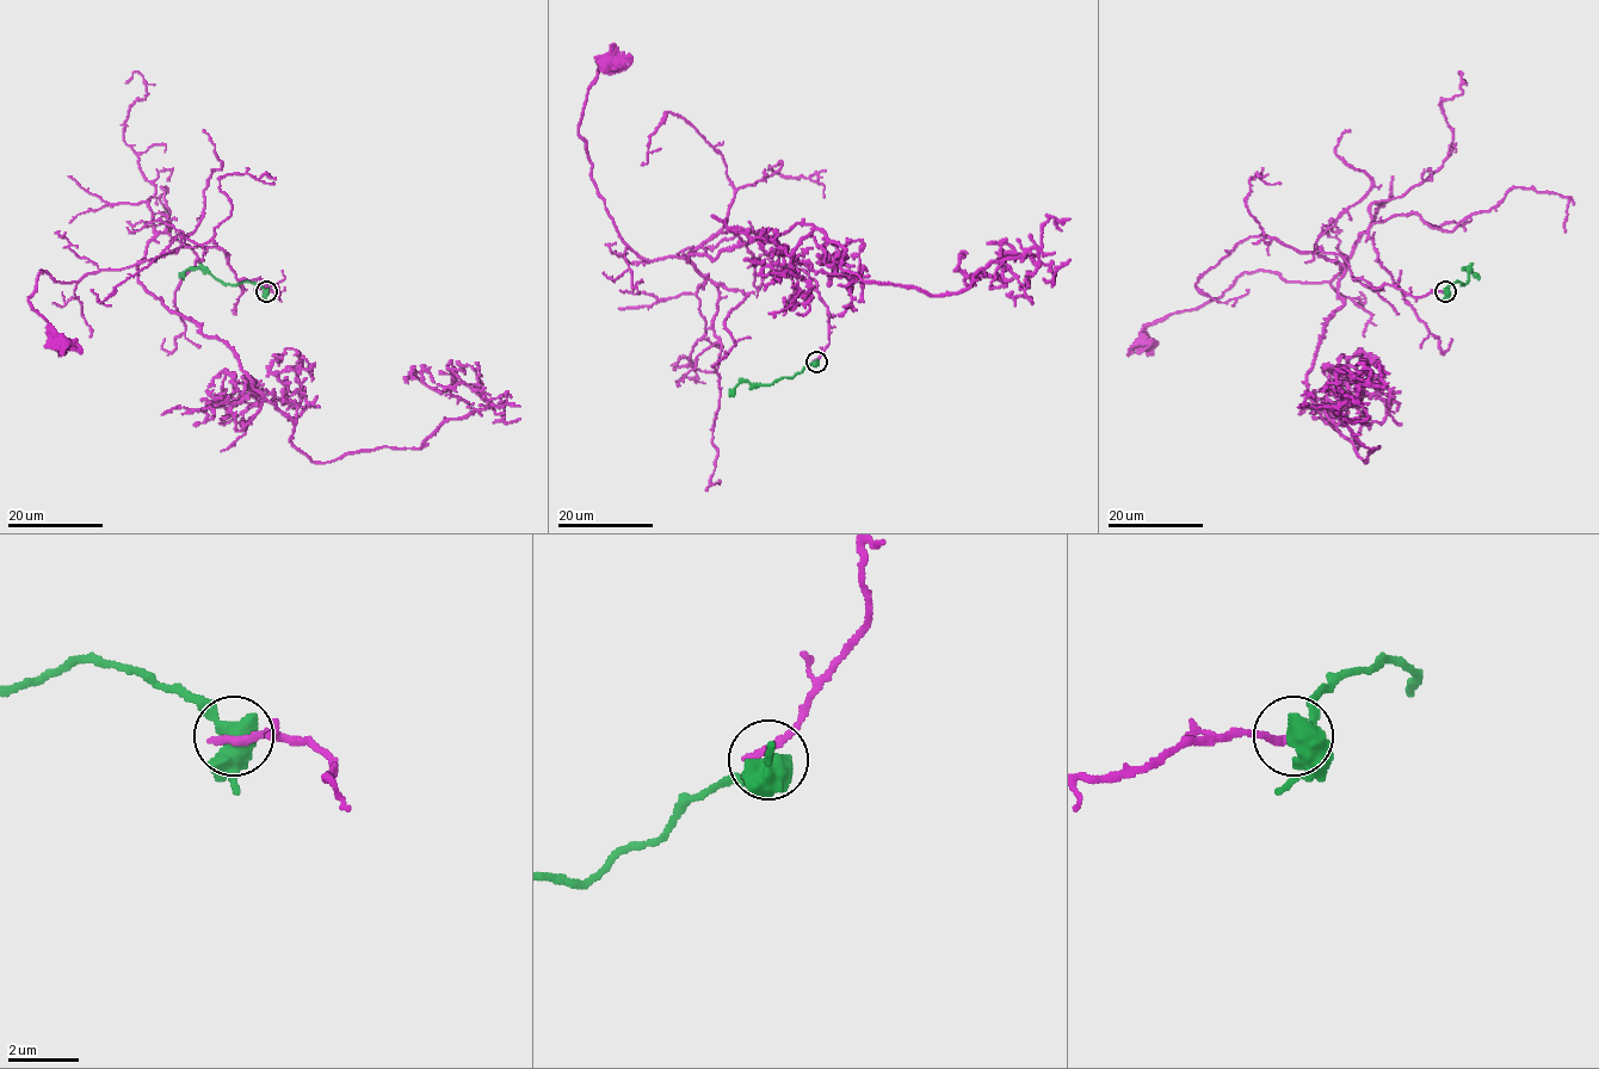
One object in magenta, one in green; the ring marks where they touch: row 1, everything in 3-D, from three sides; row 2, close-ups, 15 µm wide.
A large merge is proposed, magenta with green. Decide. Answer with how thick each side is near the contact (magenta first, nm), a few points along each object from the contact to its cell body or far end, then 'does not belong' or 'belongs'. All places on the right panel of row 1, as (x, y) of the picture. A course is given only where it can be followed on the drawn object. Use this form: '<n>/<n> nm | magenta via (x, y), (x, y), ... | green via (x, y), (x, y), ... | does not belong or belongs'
240/600 nm | magenta via (1444, 291), (1372, 288), (1319, 246), (1344, 270), (1329, 280), (1242, 272), (1220, 296), (1150, 322), (1143, 341) | green via (1445, 291), (1457, 280), (1463, 284), (1468, 280), (1465, 267), (1480, 276) | does not belong

